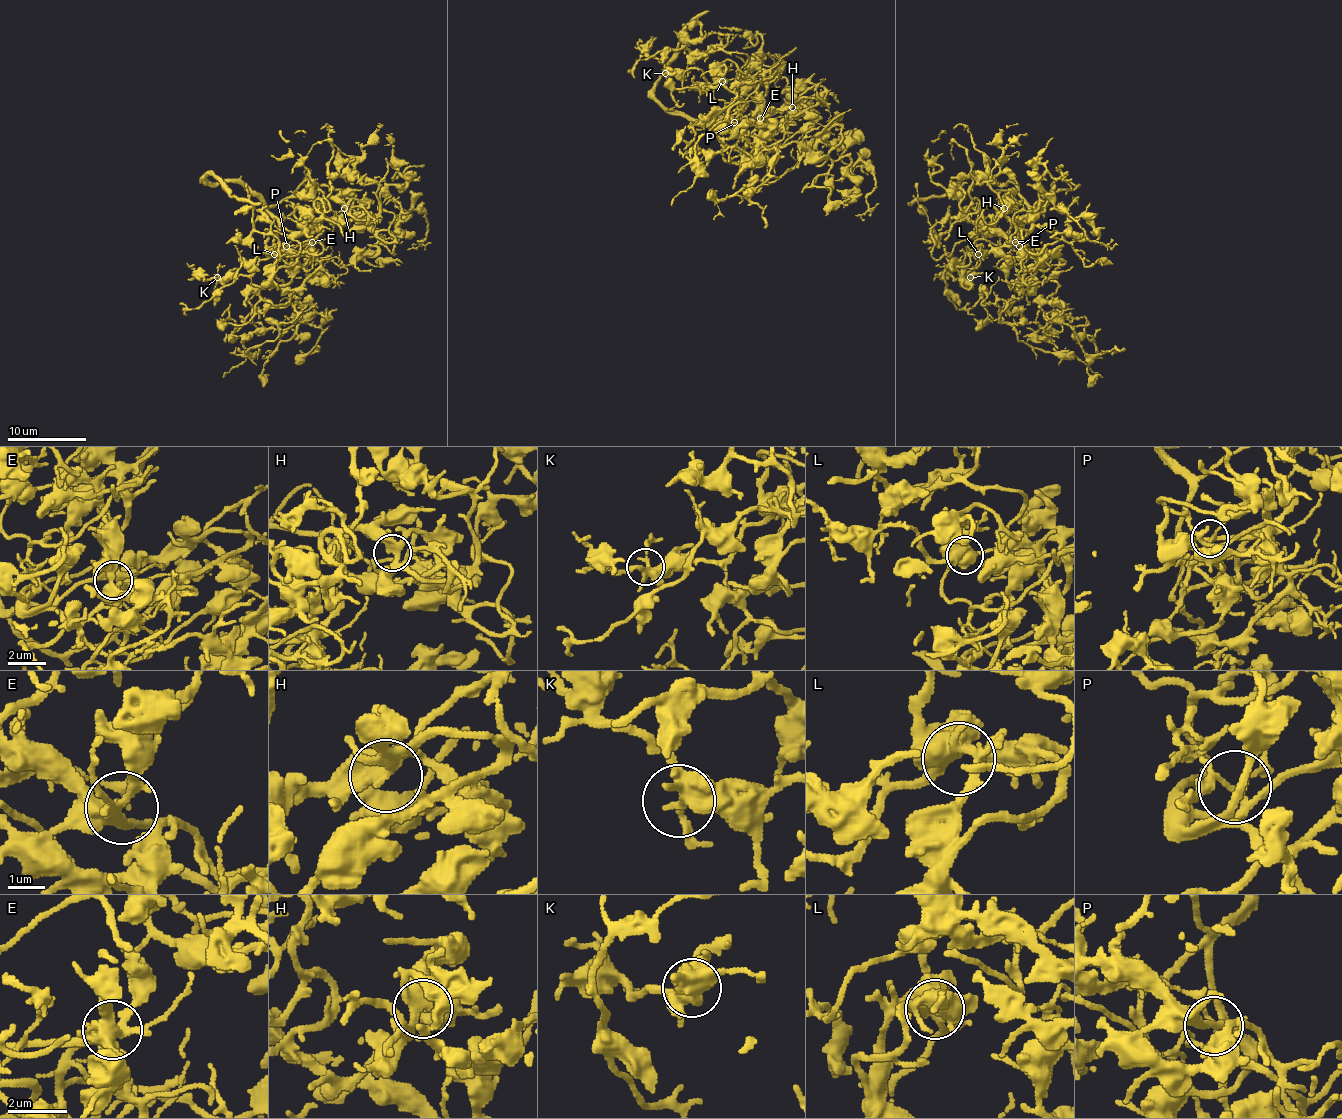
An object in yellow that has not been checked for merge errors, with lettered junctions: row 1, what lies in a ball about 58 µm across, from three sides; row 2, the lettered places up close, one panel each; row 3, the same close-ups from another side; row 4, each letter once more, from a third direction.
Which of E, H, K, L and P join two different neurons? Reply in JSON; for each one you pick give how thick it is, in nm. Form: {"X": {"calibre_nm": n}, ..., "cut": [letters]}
{"cut": []}

